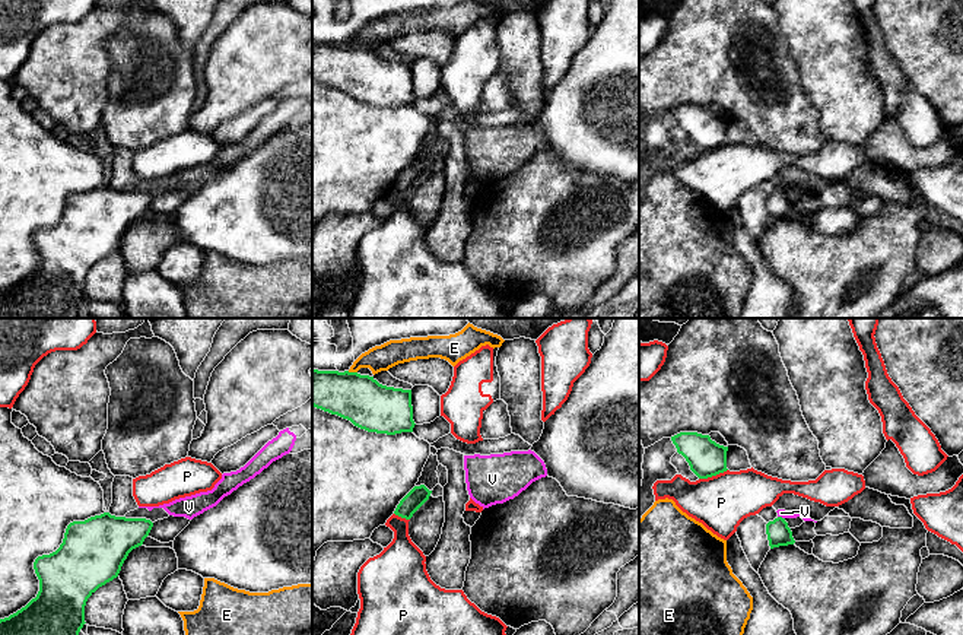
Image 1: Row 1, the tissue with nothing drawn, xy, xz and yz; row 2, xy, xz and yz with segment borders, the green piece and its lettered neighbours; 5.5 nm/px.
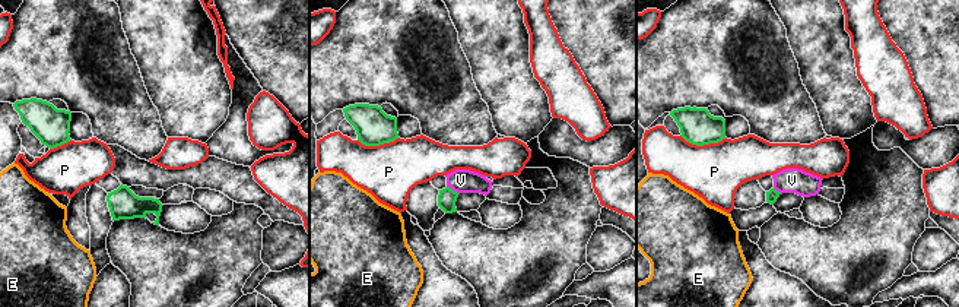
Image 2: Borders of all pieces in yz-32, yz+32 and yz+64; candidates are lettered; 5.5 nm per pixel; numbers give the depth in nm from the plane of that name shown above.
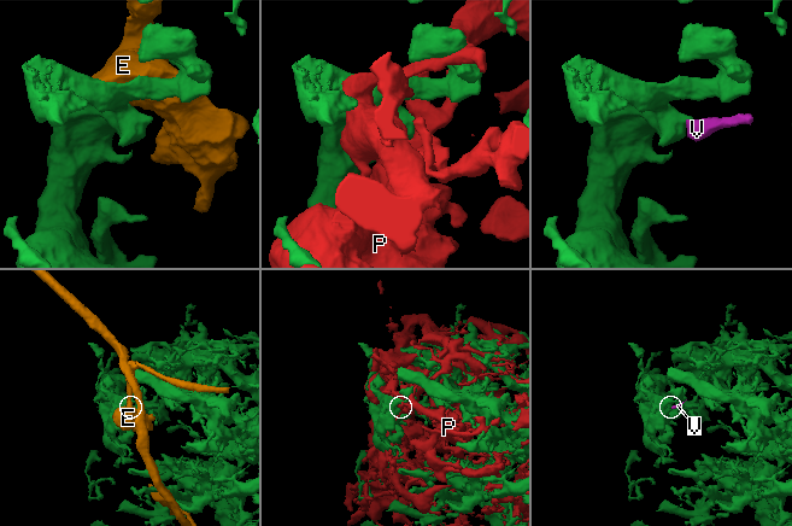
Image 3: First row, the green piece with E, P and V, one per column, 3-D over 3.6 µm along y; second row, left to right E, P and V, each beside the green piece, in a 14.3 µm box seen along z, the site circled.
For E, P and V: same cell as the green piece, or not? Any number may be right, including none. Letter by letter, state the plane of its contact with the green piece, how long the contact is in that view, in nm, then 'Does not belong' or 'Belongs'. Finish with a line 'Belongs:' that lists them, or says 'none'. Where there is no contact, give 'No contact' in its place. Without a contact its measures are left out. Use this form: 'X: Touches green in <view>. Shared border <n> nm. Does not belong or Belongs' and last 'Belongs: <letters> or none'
E: Touches green in xz. Shared border 60 nm. Does not belong
P: Touches green in yz. Shared border 170 nm. Does not belong
V: Touches green in yz. Shared border 40 nm. Does not belong
Belongs: none

